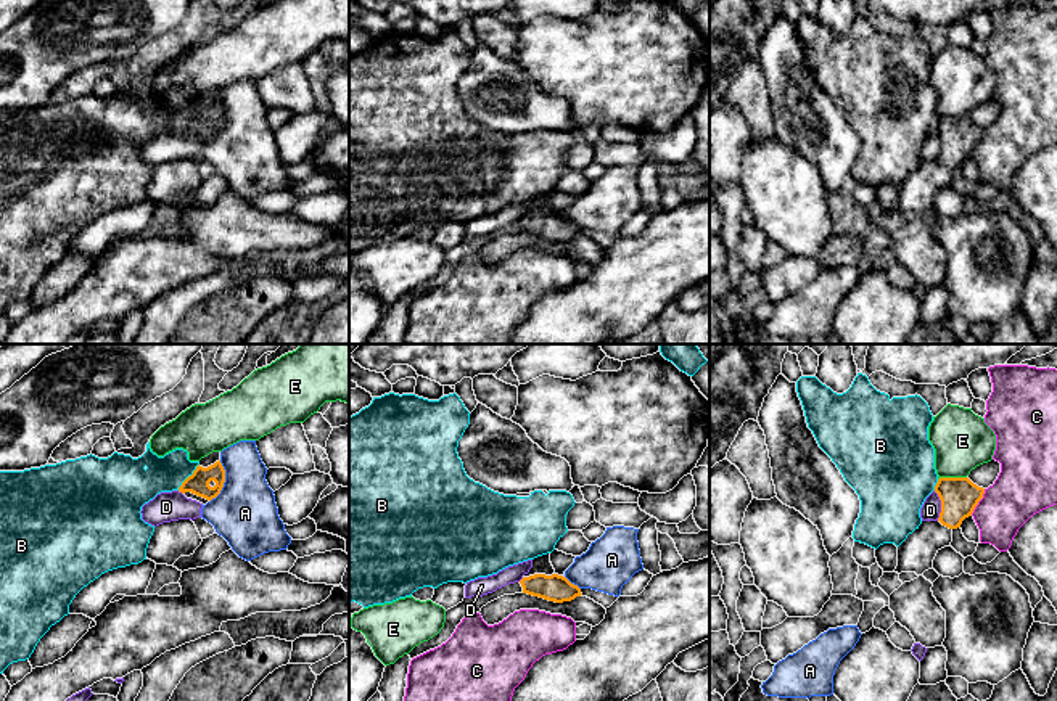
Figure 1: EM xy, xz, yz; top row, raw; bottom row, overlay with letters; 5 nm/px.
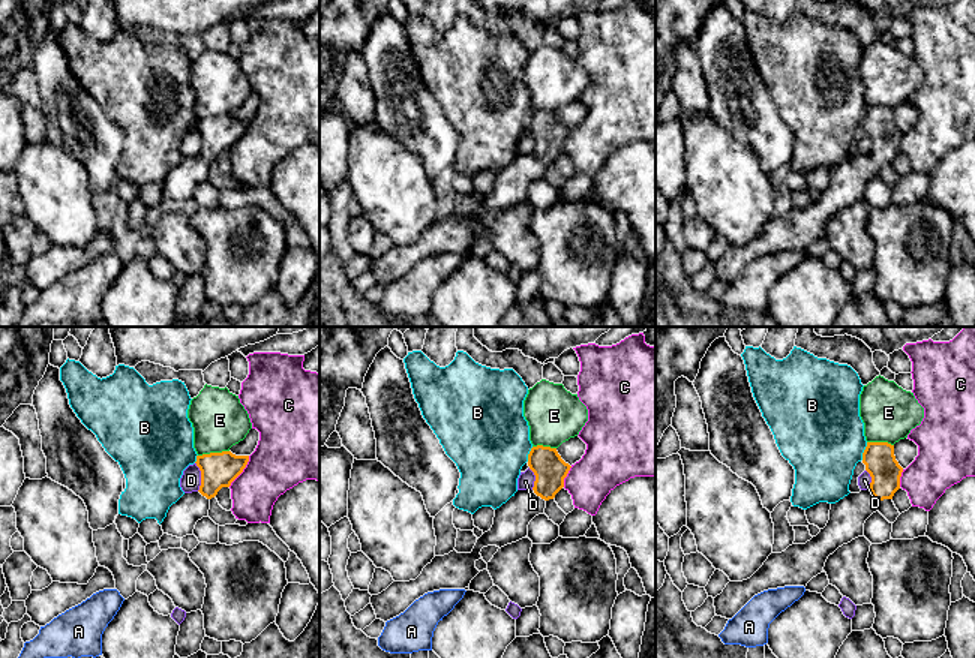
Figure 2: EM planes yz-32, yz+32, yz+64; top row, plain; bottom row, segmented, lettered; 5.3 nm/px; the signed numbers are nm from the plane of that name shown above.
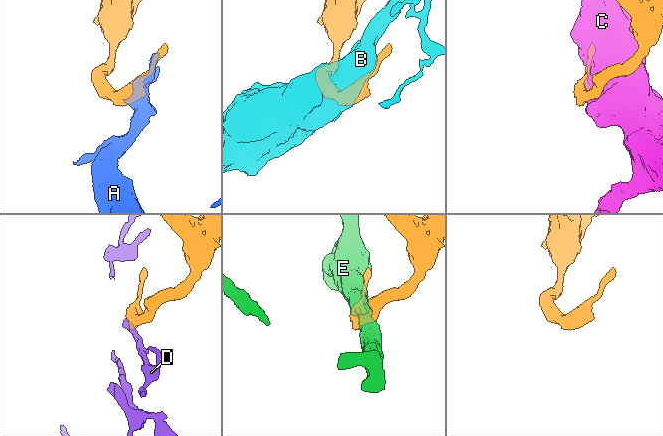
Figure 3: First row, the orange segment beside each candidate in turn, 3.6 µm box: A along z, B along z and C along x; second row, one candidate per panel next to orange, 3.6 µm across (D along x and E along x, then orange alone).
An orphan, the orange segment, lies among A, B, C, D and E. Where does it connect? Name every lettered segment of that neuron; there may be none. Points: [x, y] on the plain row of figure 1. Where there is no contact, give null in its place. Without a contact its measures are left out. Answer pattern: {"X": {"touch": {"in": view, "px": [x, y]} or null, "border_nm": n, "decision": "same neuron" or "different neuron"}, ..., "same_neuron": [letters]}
{"A": {"touch": {"in": "xy", "px": [224, 121]}, "border_nm": 220, "decision": "different neuron"}, "B": {"touch": {"in": "xy", "px": [189, 116]}, "border_nm": 170, "decision": "different neuron"}, "C": {"touch": {"in": "yz", "px": [978, 140]}, "border_nm": 150, "decision": "different neuron"}, "D": {"touch": {"in": "yz", "px": [941, 145]}, "border_nm": 150, "decision": "different neuron"}, "E": {"touch": {"in": "yz", "px": [951, 118]}, "border_nm": 140, "decision": "different neuron"}, "same_neuron": []}

